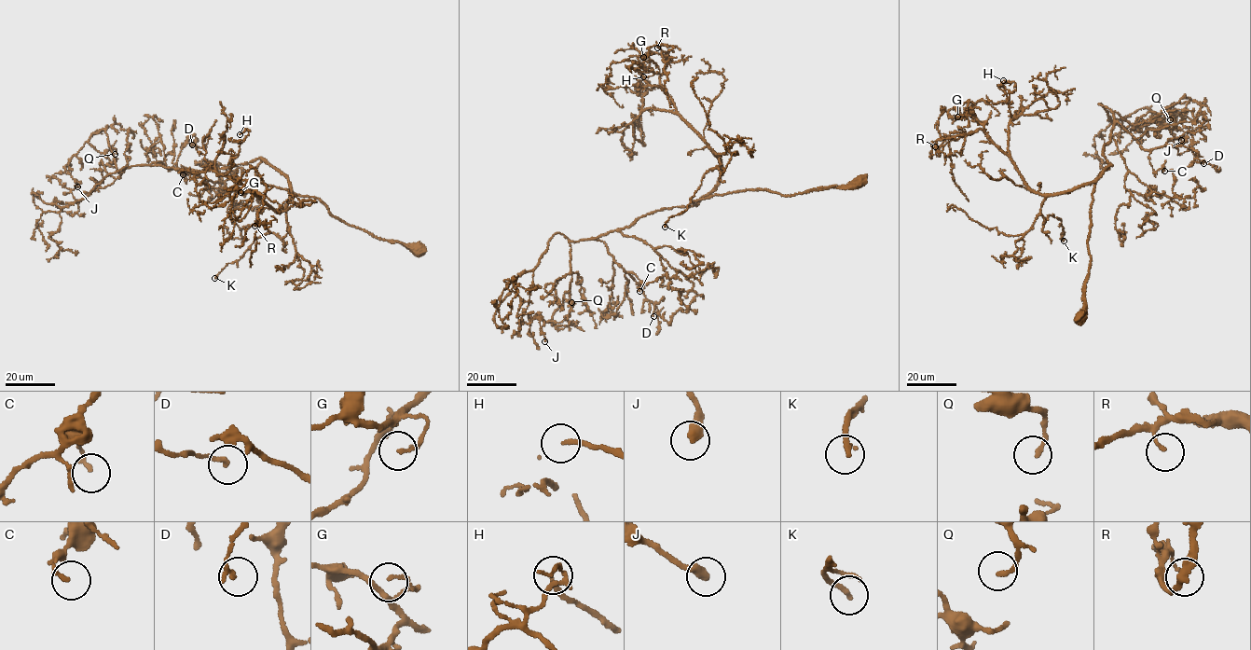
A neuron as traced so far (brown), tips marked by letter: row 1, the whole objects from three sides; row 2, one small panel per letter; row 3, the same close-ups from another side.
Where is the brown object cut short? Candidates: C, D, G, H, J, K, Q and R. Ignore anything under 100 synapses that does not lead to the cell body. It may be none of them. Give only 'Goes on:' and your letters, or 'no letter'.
Goes on: no letter

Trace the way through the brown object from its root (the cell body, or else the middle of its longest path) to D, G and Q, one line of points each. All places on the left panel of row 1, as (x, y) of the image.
D: (416, 250), (264, 185), (260, 158), (151, 164), (171, 169), (192, 145)
G: (416, 250), (264, 185), (262, 159), (287, 180), (286, 207), (237, 188), (245, 180), (240, 192)
Q: (416, 250), (340, 221), (317, 198), (264, 185), (260, 158), (121, 173), (109, 146), (115, 154)

